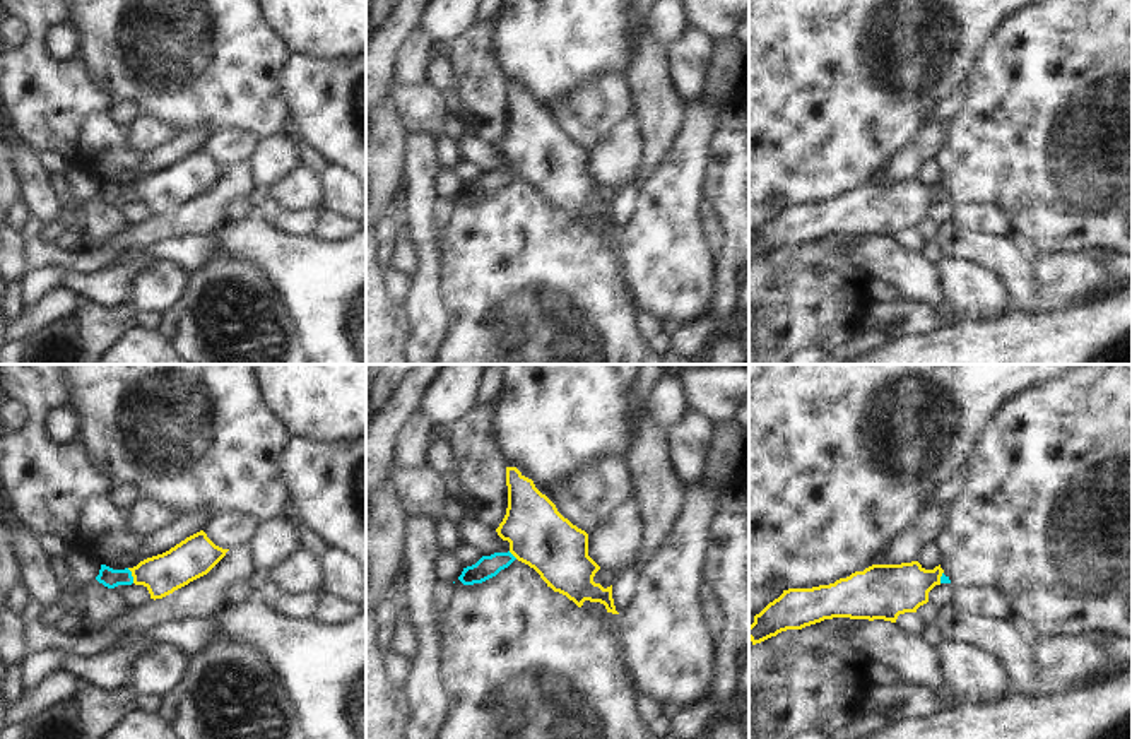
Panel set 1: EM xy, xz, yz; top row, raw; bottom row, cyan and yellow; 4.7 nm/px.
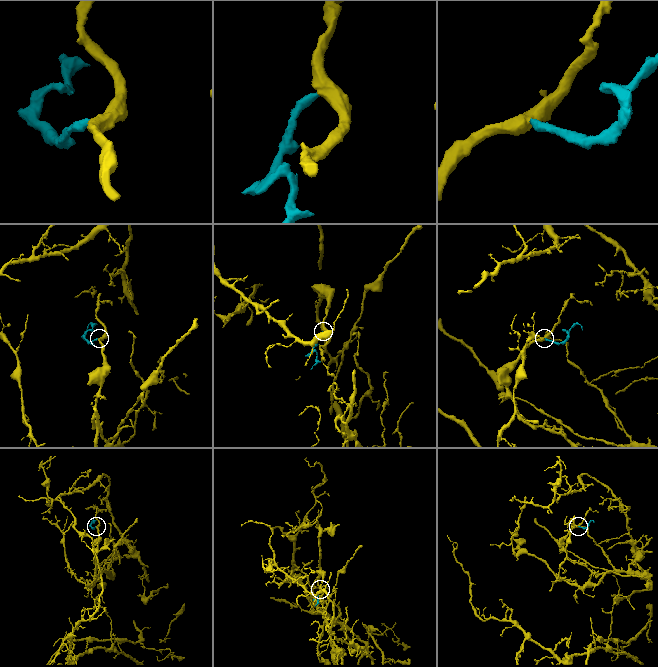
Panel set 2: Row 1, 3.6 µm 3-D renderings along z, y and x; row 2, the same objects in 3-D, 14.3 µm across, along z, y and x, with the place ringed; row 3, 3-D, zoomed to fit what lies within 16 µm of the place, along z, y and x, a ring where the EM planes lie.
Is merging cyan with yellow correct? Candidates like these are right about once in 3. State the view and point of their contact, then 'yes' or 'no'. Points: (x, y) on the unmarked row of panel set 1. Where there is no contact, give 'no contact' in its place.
xy (130, 192) | yes

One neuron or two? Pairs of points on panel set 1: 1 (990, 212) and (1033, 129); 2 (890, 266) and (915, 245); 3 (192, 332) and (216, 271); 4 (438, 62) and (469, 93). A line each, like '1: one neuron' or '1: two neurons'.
1: two neurons
2: two neurons
3: one neuron
4: two neurons

